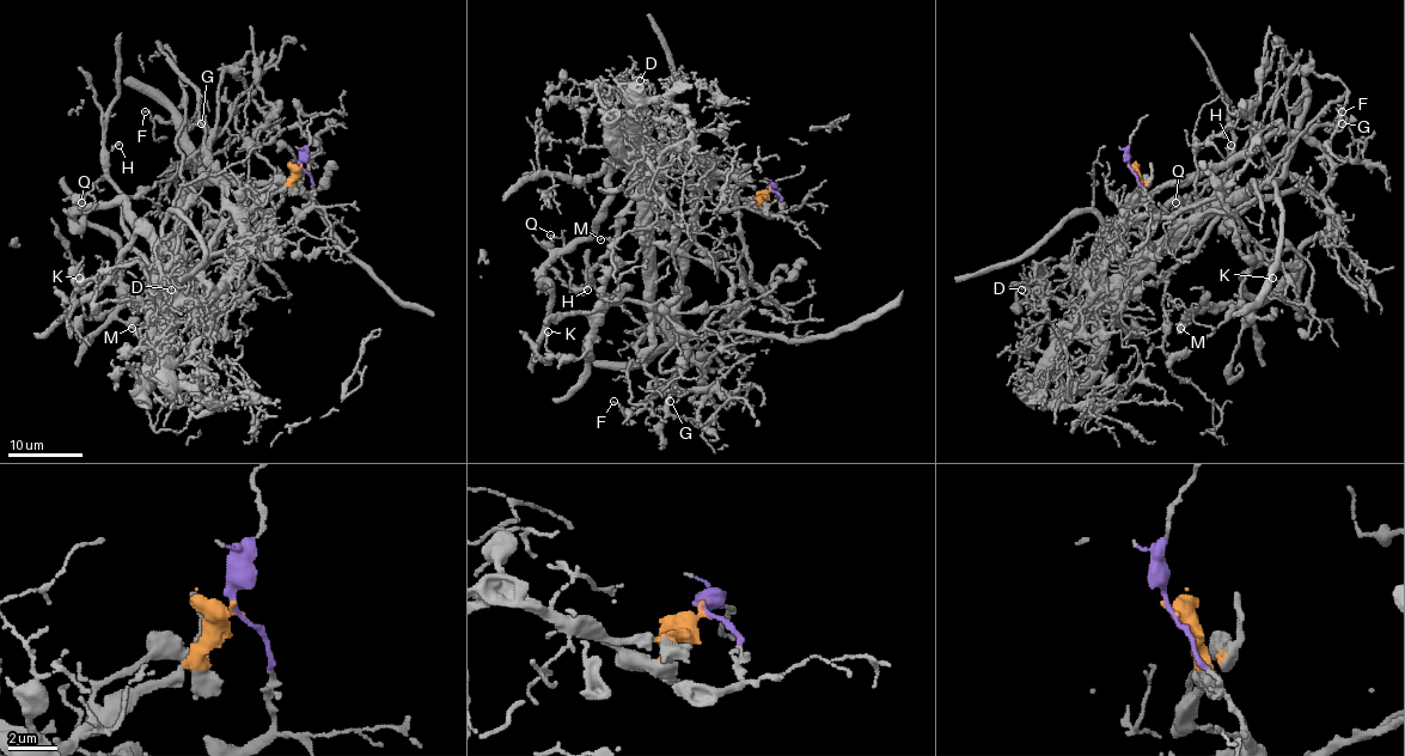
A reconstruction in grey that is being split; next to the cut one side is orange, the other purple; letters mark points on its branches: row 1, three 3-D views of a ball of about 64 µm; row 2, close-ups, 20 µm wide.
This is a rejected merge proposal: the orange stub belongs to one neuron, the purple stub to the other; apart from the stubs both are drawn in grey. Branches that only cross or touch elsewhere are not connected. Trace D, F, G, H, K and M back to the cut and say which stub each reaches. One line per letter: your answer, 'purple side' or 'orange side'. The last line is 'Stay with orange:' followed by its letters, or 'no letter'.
D: orange side
F: orange side
G: orange side
H: purple side
K: purple side
M: purple side
Stay with orange: D, F, G

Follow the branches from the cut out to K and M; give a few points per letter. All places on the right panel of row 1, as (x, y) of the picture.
K: (1130, 169), (1156, 252), (1191, 215), (1229, 212), (1252, 239), (1242, 287), (1299, 312), (1295, 282), (1272, 278)
M: (1130, 169), (1152, 202), (1156, 252), (1191, 215), (1216, 212), (1229, 212), (1252, 239), (1242, 296), (1180, 328)

